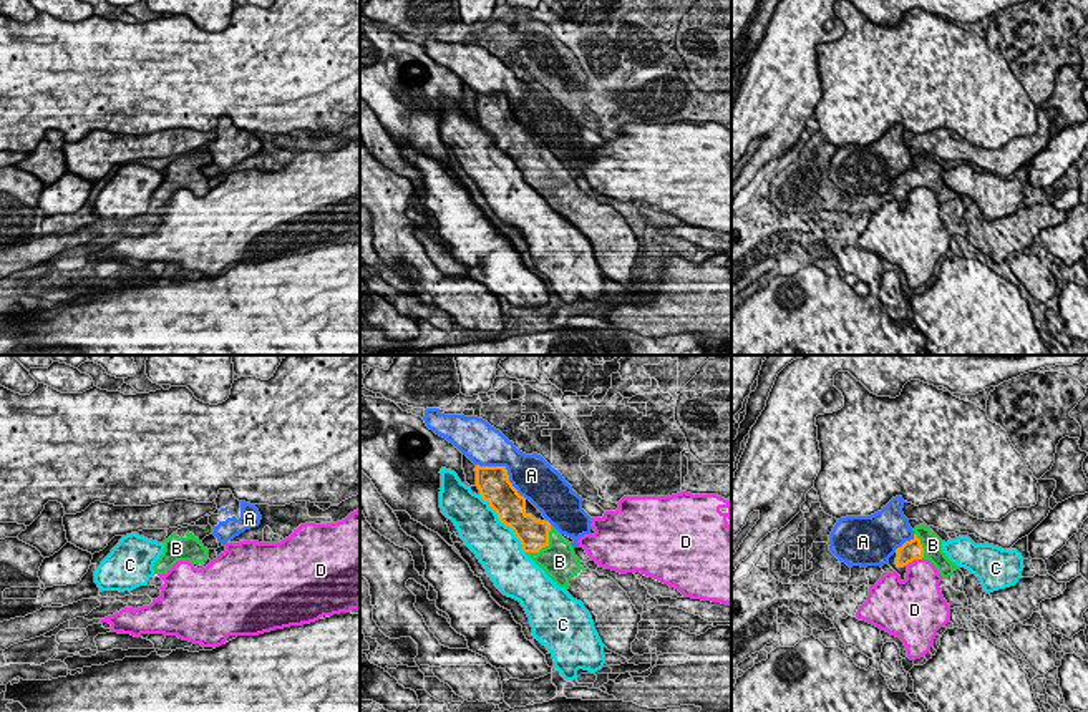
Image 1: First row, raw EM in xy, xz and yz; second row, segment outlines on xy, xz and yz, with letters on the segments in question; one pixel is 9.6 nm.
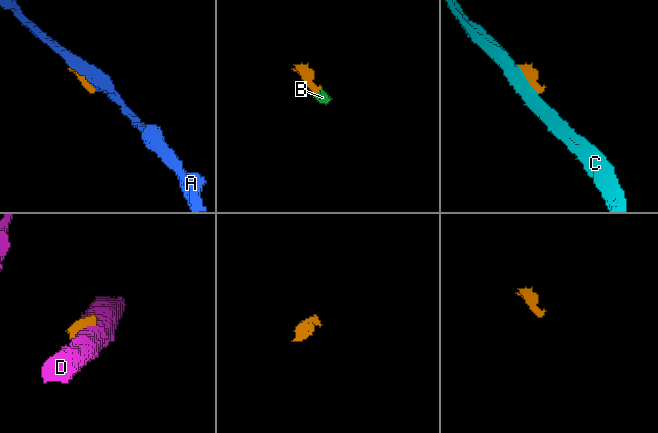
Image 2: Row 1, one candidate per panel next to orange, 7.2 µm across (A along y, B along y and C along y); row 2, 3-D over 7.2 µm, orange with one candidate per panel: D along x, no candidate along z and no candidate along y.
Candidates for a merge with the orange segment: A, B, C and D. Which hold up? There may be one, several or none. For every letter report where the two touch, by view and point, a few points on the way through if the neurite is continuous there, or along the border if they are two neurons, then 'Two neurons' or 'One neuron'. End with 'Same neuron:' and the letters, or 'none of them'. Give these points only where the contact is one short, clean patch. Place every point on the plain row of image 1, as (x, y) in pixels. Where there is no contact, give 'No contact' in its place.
A: Touches orange at xz (506, 98). Two neurons
B: Touches orange at xz (546, 173). One neuron
C: Touches orange at xz (505, 151). Two neurons
D: Touches orange at yz (914, 186). Two neurons
Same neuron: B

